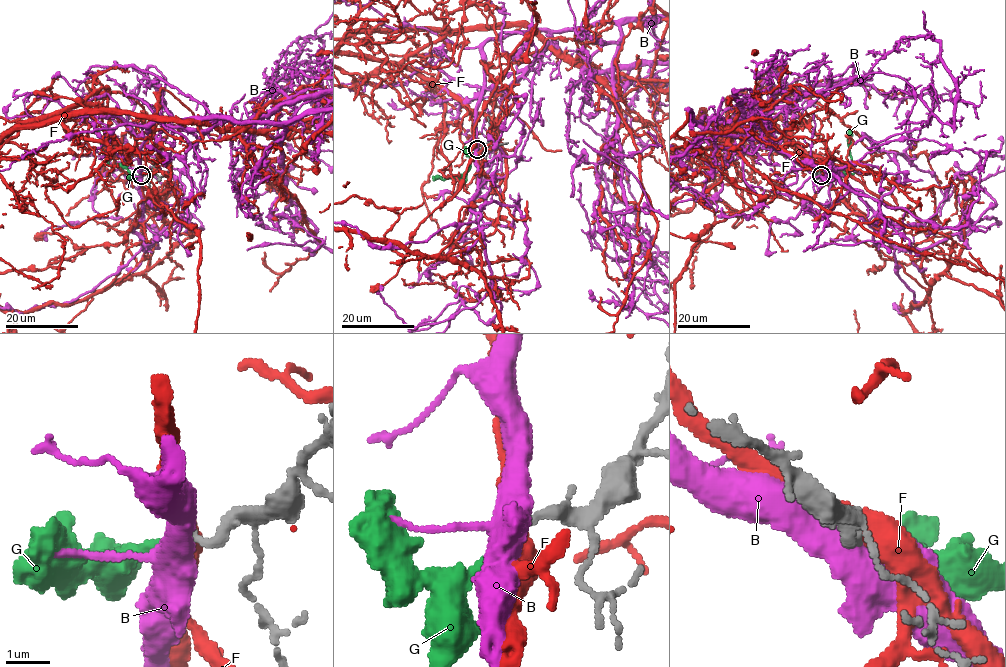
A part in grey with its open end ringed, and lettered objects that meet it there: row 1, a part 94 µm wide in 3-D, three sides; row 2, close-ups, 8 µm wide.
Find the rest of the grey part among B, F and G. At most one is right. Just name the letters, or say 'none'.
none

